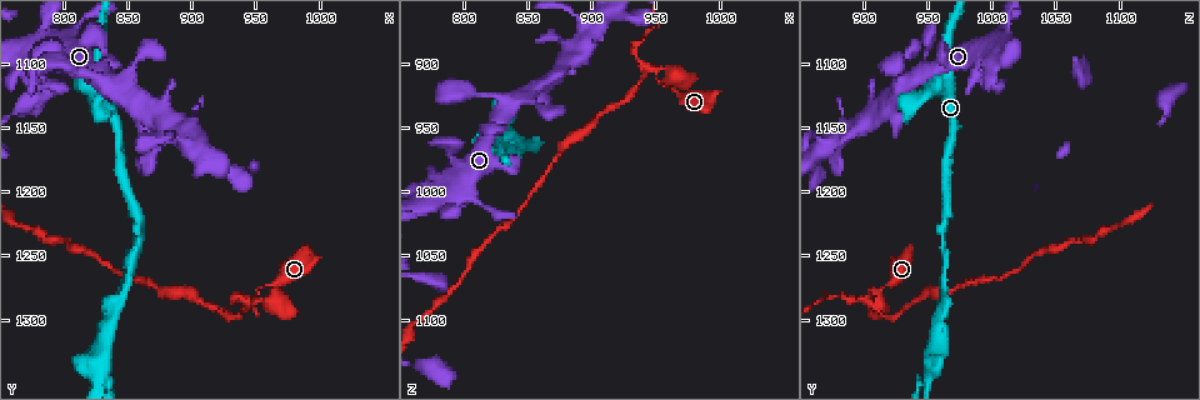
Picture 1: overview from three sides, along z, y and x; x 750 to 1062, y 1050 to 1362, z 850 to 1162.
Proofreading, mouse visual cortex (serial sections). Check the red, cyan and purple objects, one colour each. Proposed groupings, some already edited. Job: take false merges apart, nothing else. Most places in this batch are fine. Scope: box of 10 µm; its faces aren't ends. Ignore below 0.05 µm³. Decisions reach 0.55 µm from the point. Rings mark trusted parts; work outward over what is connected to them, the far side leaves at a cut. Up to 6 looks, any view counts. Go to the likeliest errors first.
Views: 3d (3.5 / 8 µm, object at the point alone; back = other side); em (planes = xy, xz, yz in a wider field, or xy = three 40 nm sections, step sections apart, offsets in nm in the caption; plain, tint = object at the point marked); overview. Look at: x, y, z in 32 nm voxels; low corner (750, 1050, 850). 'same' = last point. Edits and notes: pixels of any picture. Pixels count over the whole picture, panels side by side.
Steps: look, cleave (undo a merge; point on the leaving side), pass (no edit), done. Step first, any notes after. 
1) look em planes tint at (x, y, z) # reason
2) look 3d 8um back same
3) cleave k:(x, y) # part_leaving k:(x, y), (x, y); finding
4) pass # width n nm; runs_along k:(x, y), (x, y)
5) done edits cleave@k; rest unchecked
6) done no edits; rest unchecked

look 3d 3.5um at (952, 1286, 906) # thin arm on a thick one

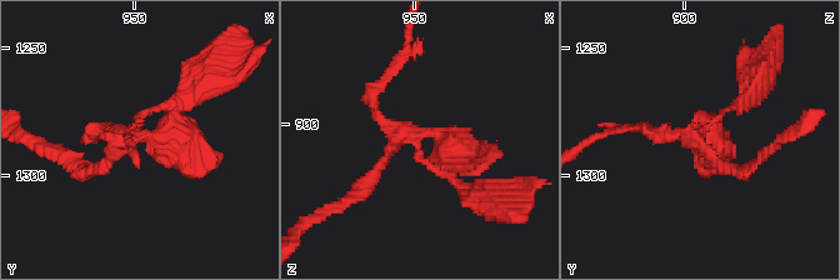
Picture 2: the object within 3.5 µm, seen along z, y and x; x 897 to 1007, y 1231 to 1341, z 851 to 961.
look em xy step 1 tint at (949, 1283, 908) # arms 4; arm_widths 150, 150, 150, 450 nm

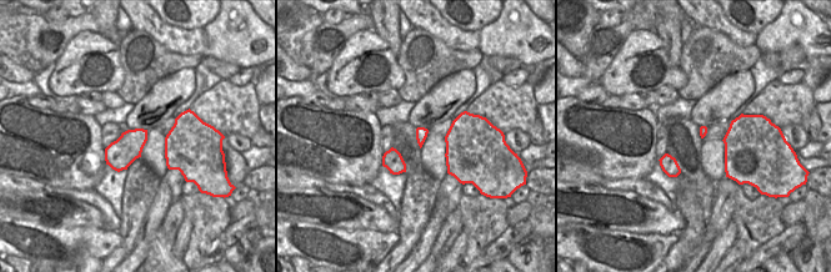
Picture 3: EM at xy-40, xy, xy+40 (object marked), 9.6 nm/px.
pass # width 120 nm; runs_along 2:(185, 98), (146, 109), (89, 171); continuous, no second cell

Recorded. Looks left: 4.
look 3d 3.5um back at (830, 1330, 956) # thick turns thin

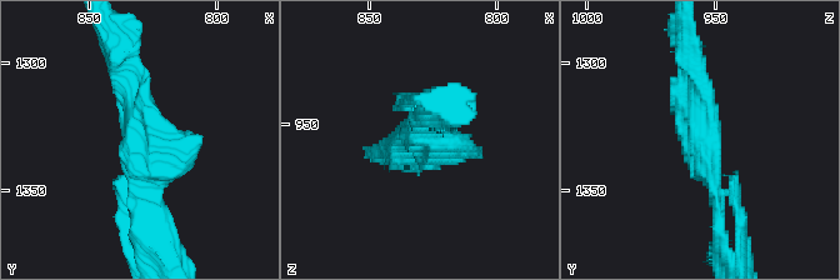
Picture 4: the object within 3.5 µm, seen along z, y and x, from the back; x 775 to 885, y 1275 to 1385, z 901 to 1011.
look em xy step 5 tint at (830, 1331, 954)

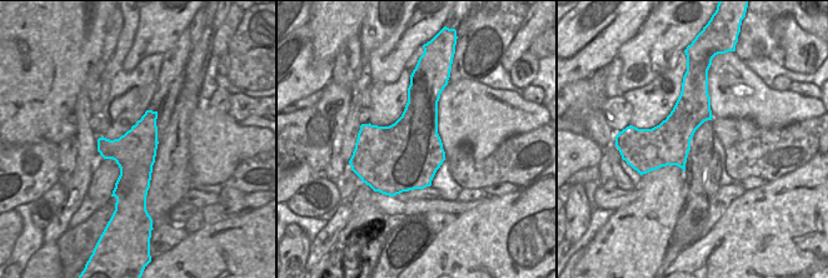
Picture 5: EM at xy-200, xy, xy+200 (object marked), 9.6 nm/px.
pass # runs_along 4:(694, 63), (706, 165), (735, 200); one cell here

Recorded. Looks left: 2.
look 3d 3.5um at (788, 1084, 1002) # looks like a crossing

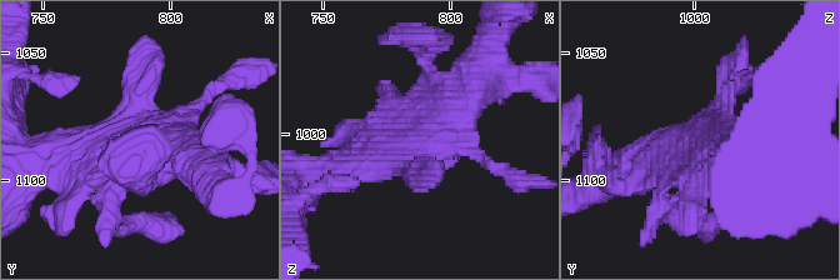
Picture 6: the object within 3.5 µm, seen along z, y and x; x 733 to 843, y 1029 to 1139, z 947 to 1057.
look em xy step 5 tint at (790, 1085, 1002)

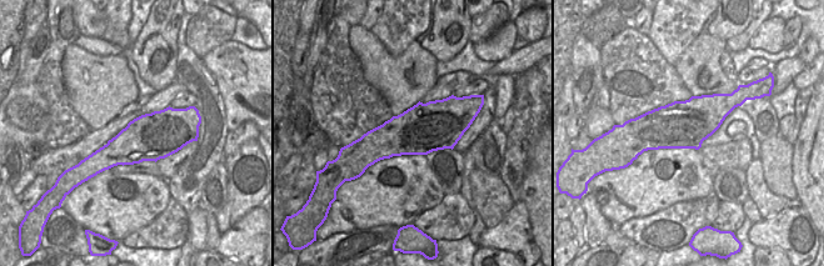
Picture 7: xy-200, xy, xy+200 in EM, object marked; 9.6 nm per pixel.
pass # runs_along 6:(481, 71), (420, 143), (355, 168); one cell here

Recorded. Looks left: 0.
done no edits; rest unchecked

